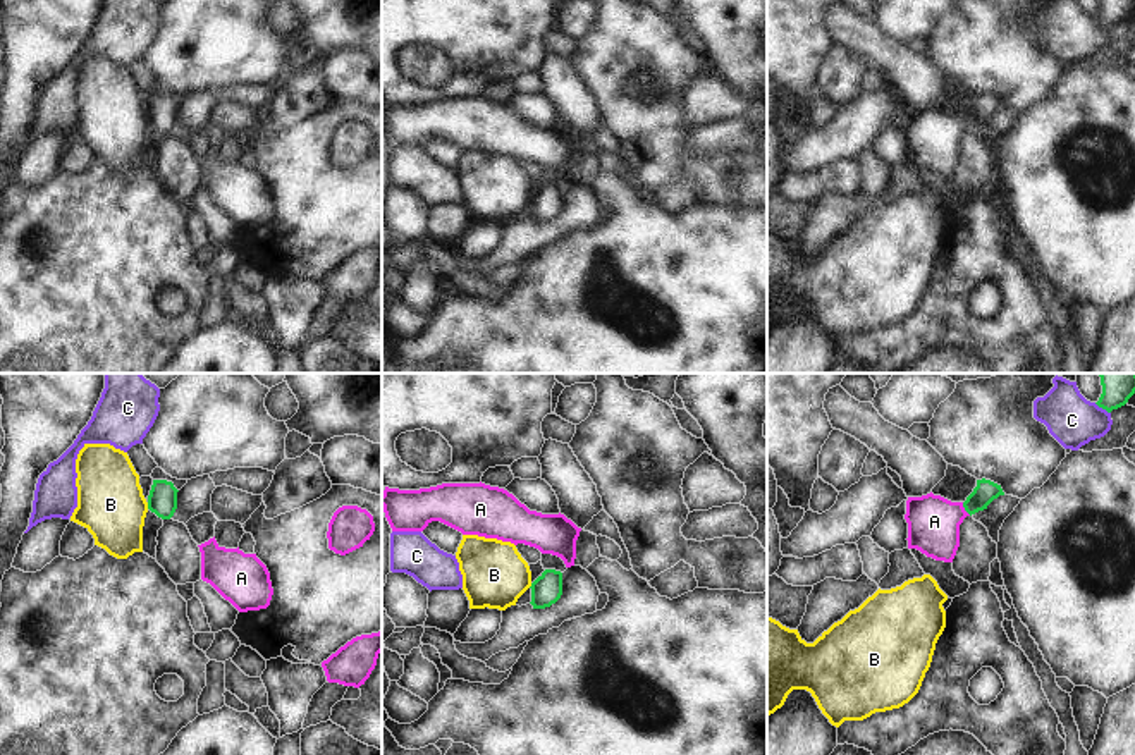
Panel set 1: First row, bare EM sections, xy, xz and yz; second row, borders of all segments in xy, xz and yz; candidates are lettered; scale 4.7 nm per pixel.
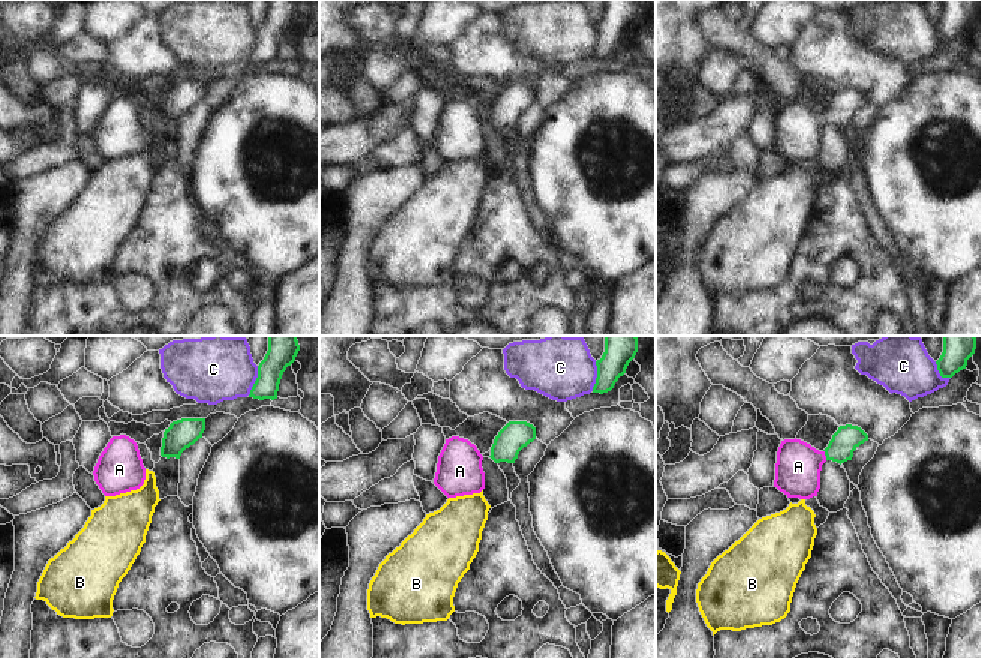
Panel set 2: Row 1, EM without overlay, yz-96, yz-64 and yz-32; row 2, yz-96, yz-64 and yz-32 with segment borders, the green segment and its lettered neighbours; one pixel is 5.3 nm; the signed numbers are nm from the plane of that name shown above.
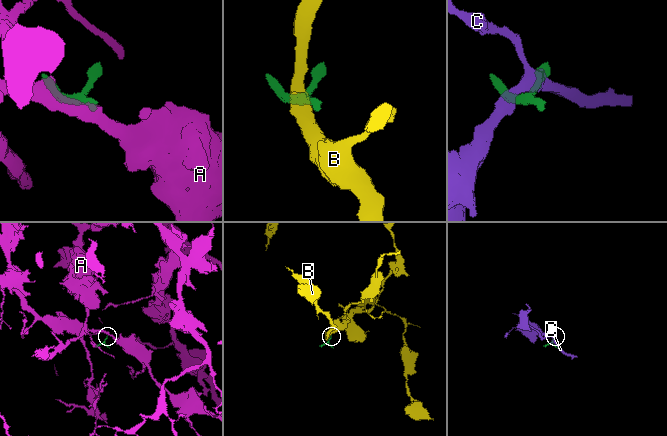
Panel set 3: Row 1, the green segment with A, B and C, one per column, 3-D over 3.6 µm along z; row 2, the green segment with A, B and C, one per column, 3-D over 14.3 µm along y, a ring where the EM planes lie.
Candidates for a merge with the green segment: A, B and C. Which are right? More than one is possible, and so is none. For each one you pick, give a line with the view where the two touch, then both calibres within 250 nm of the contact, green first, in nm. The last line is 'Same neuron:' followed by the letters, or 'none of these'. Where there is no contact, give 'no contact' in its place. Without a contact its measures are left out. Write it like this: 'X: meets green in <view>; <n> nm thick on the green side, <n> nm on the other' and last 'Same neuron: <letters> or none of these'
A: meets green in yz; 110 nm thick on the green side, 240 nm on the other
Same neuron: A

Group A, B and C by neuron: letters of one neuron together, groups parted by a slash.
A / B / C

